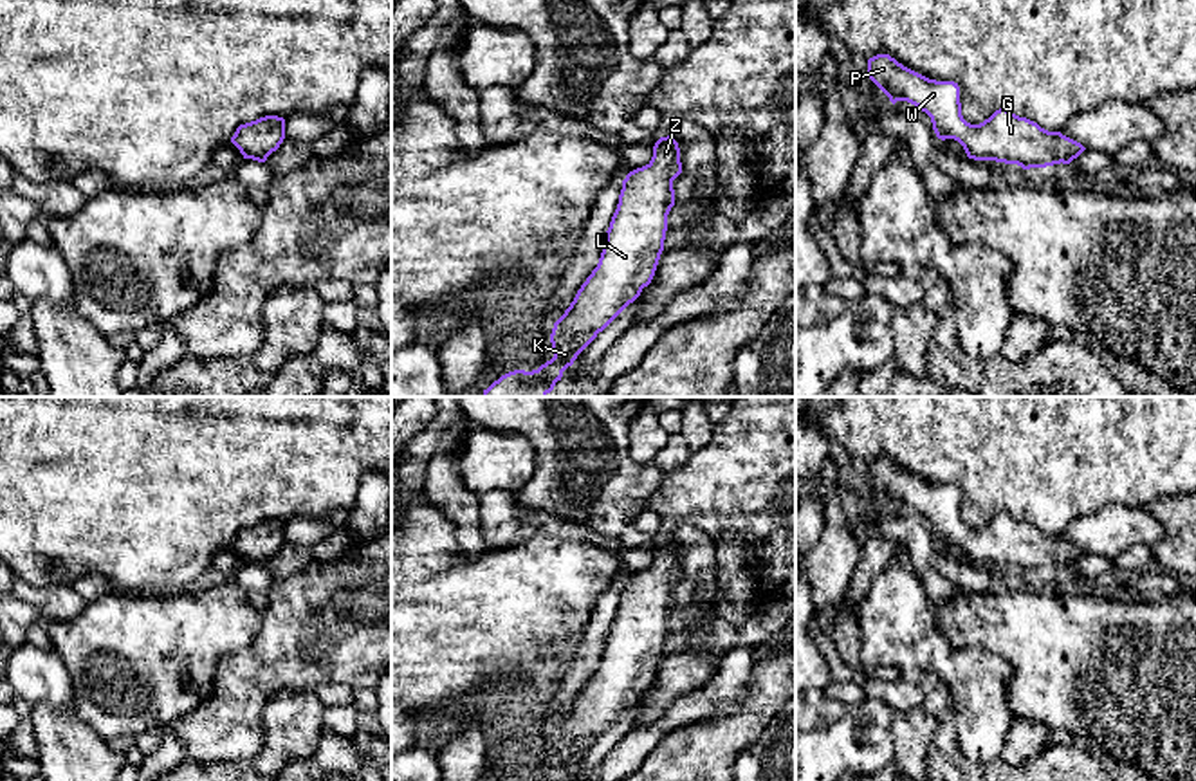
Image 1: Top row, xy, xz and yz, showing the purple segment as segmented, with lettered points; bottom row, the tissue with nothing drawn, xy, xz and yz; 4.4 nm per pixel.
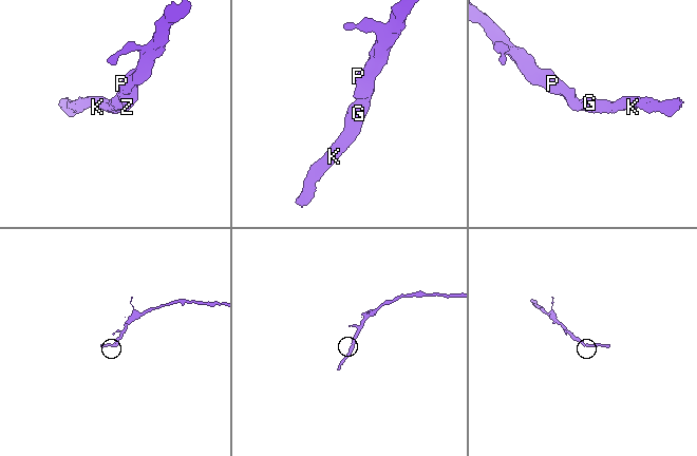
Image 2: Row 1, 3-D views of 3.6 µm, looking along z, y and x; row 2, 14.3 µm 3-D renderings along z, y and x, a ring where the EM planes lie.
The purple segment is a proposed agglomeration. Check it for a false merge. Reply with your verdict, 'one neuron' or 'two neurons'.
one neuron

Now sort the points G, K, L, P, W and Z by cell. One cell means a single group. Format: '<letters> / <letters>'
G K L P W Z

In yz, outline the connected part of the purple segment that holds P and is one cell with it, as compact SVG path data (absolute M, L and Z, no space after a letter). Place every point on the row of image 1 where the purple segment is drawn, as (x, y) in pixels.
M889 54L868 60L868 78L893 105L907 101L925 112L936 137L958 141L974 161L996 161L1030 170L1070 164L1086 150L1061 132L1048 132L1007 108L996 110L980 124L971 124L961 115L958 83L929 79Z

